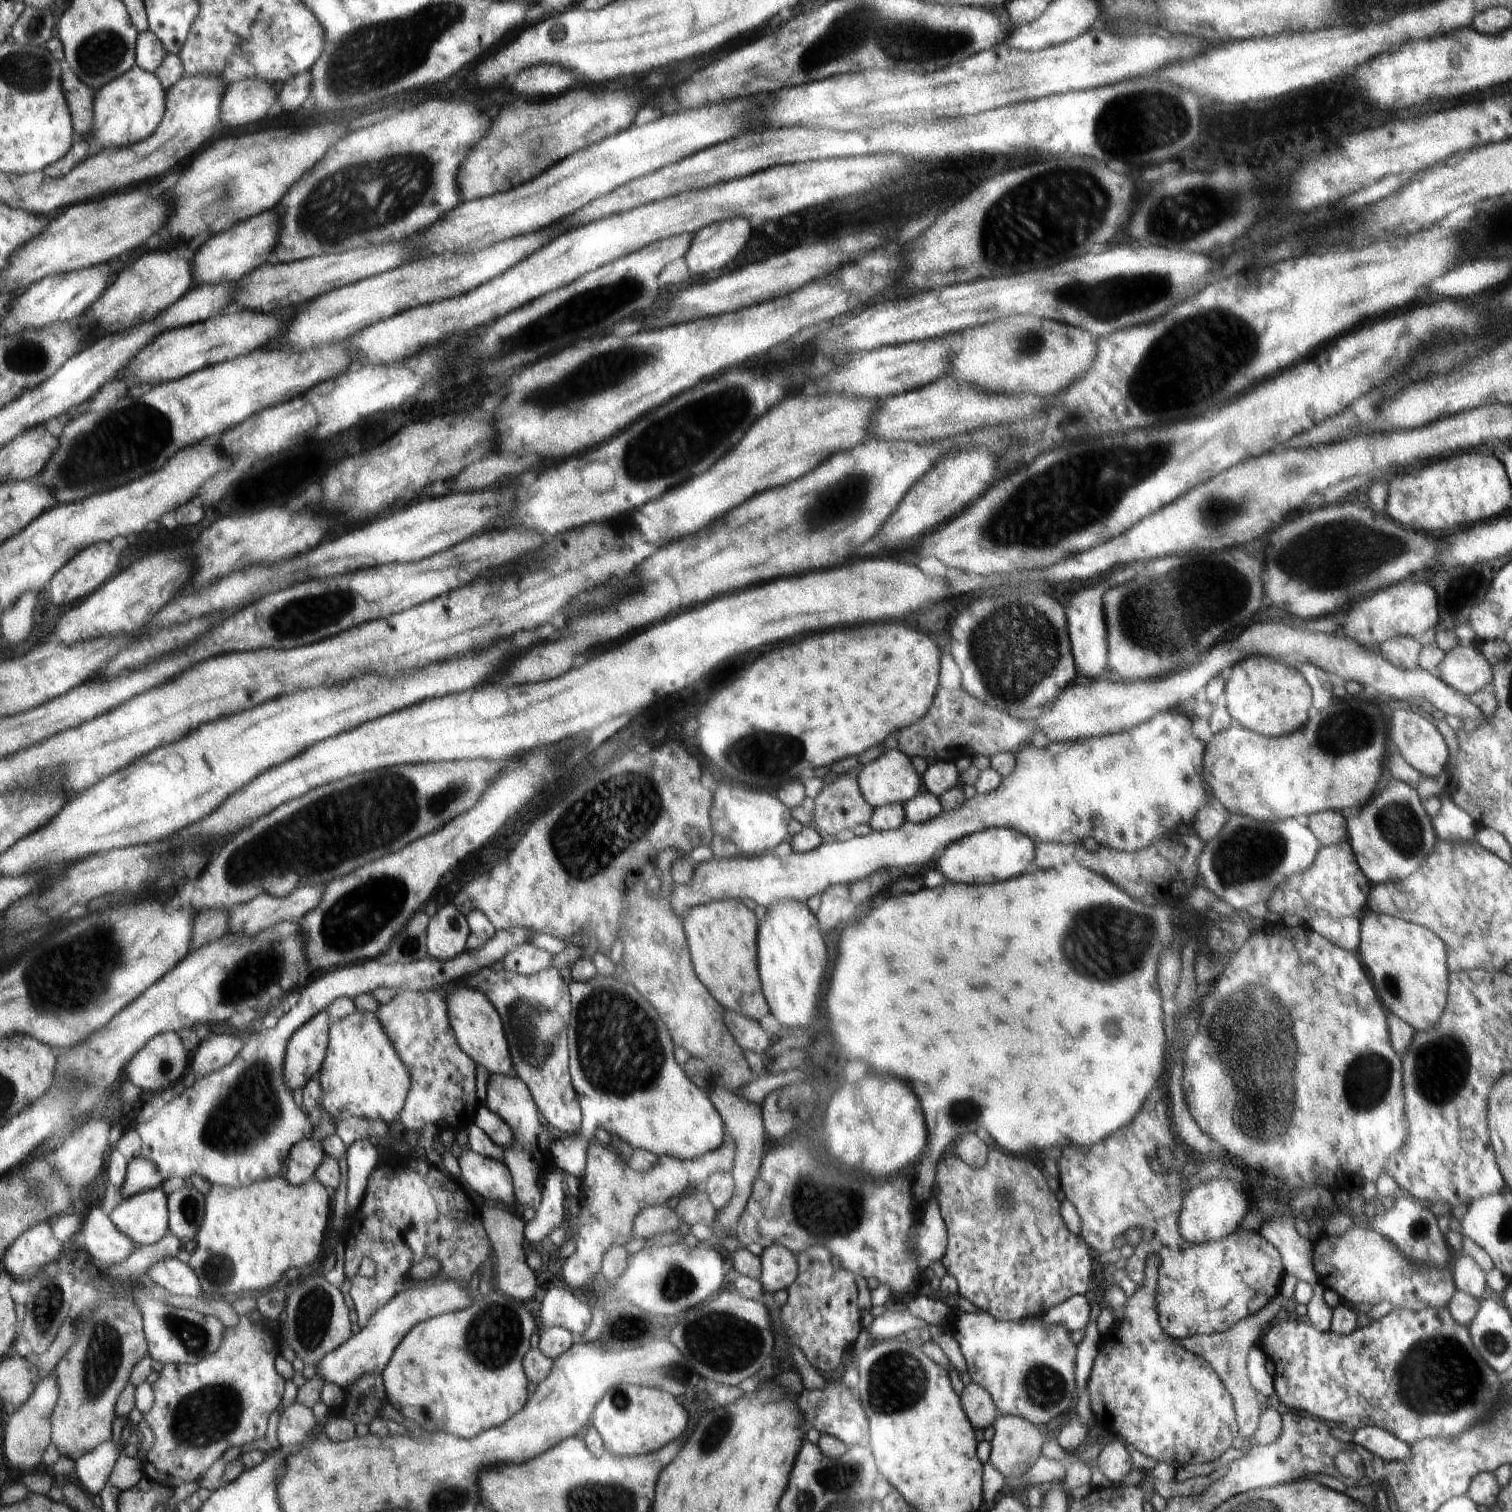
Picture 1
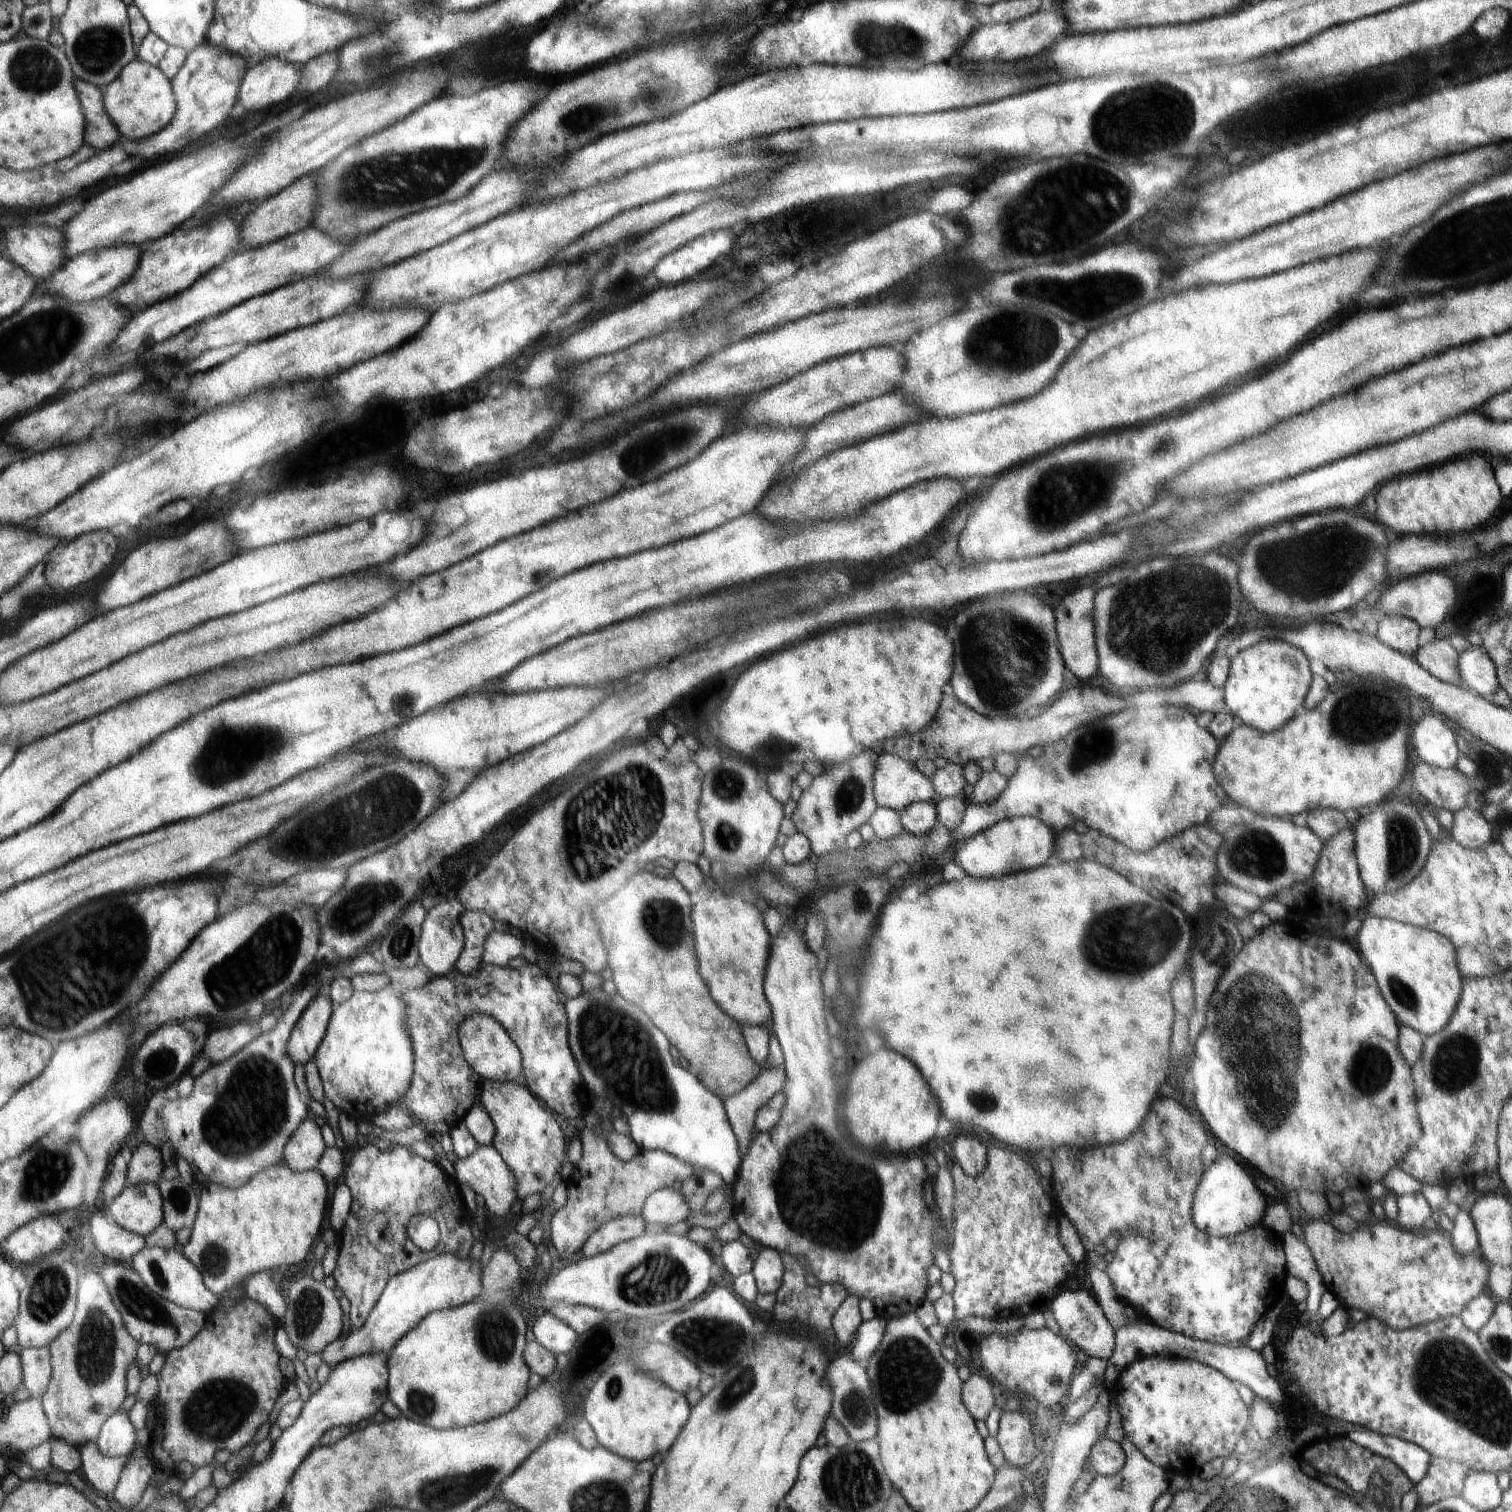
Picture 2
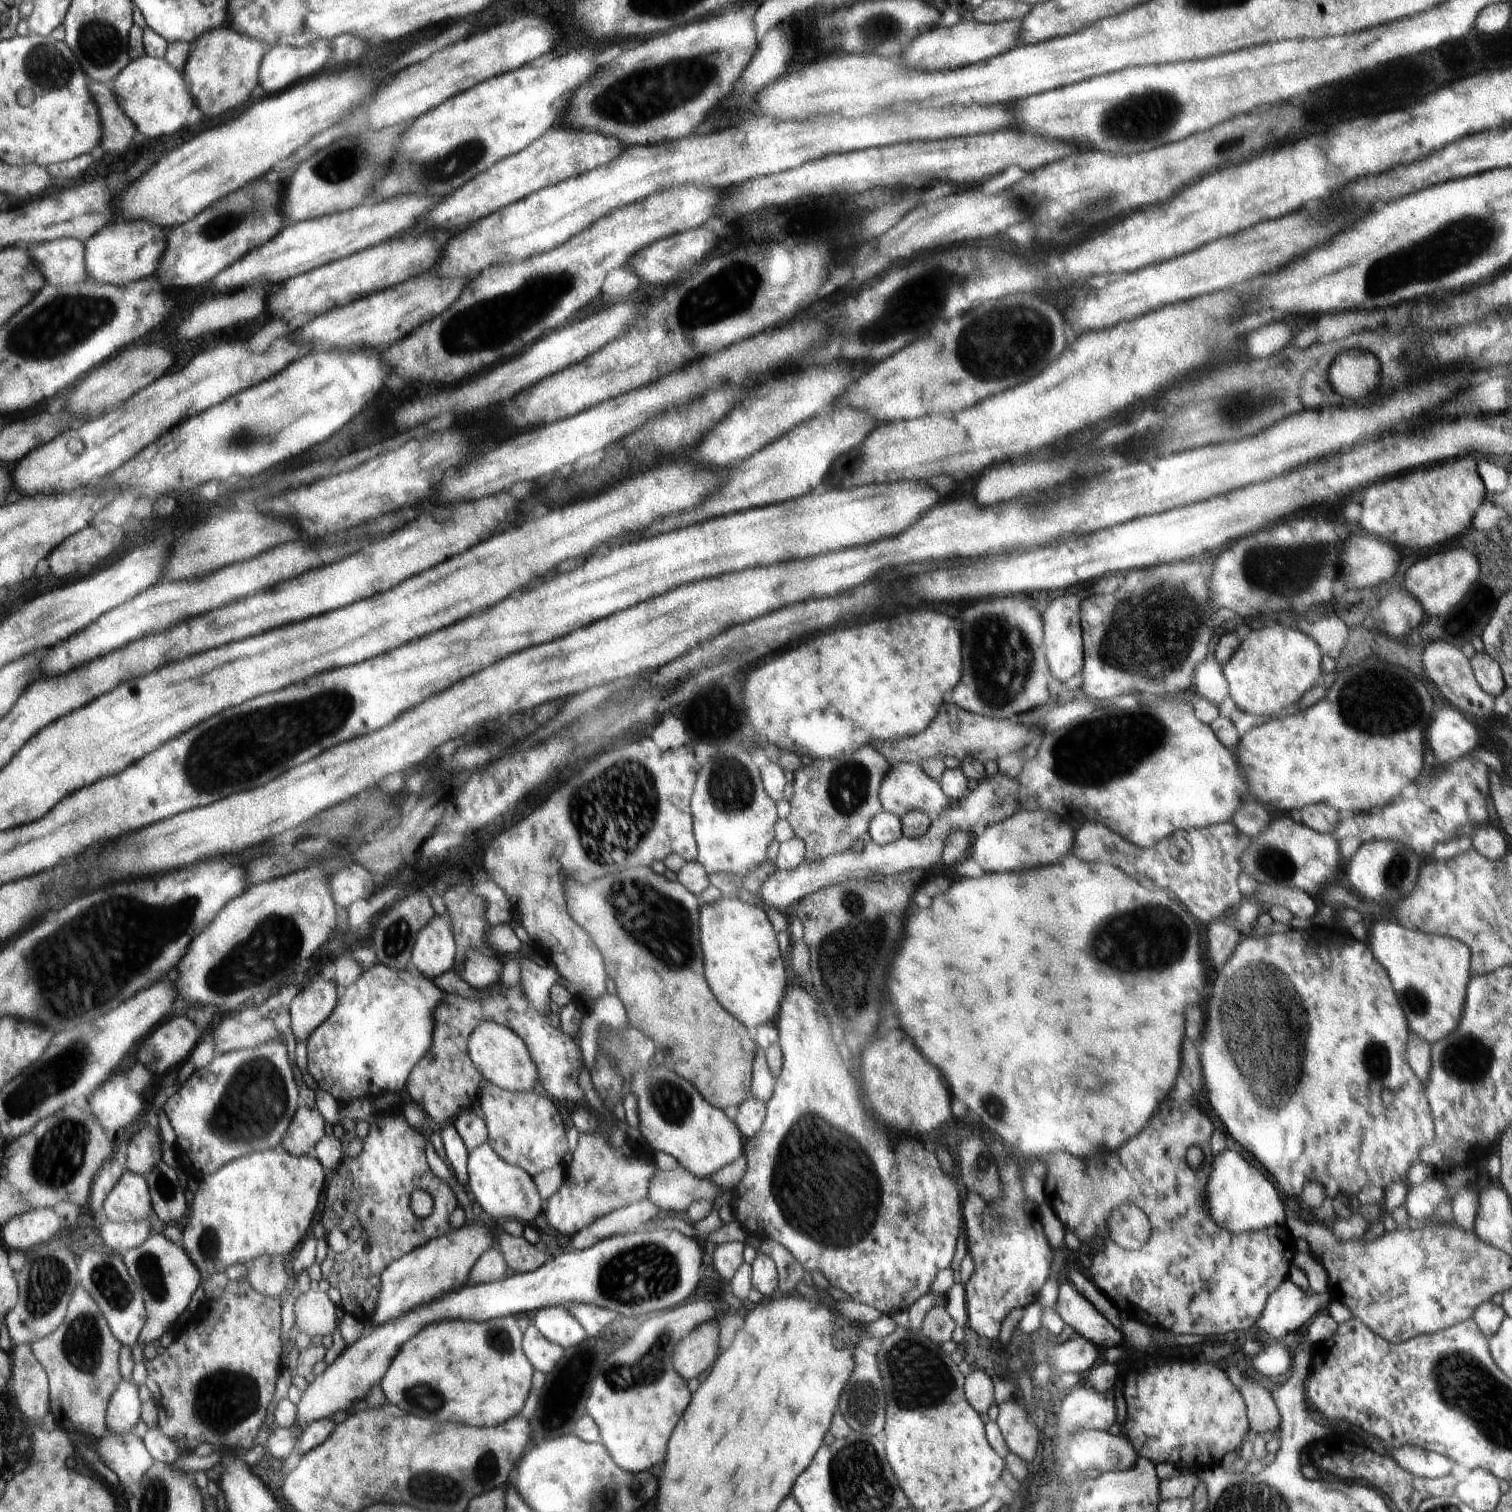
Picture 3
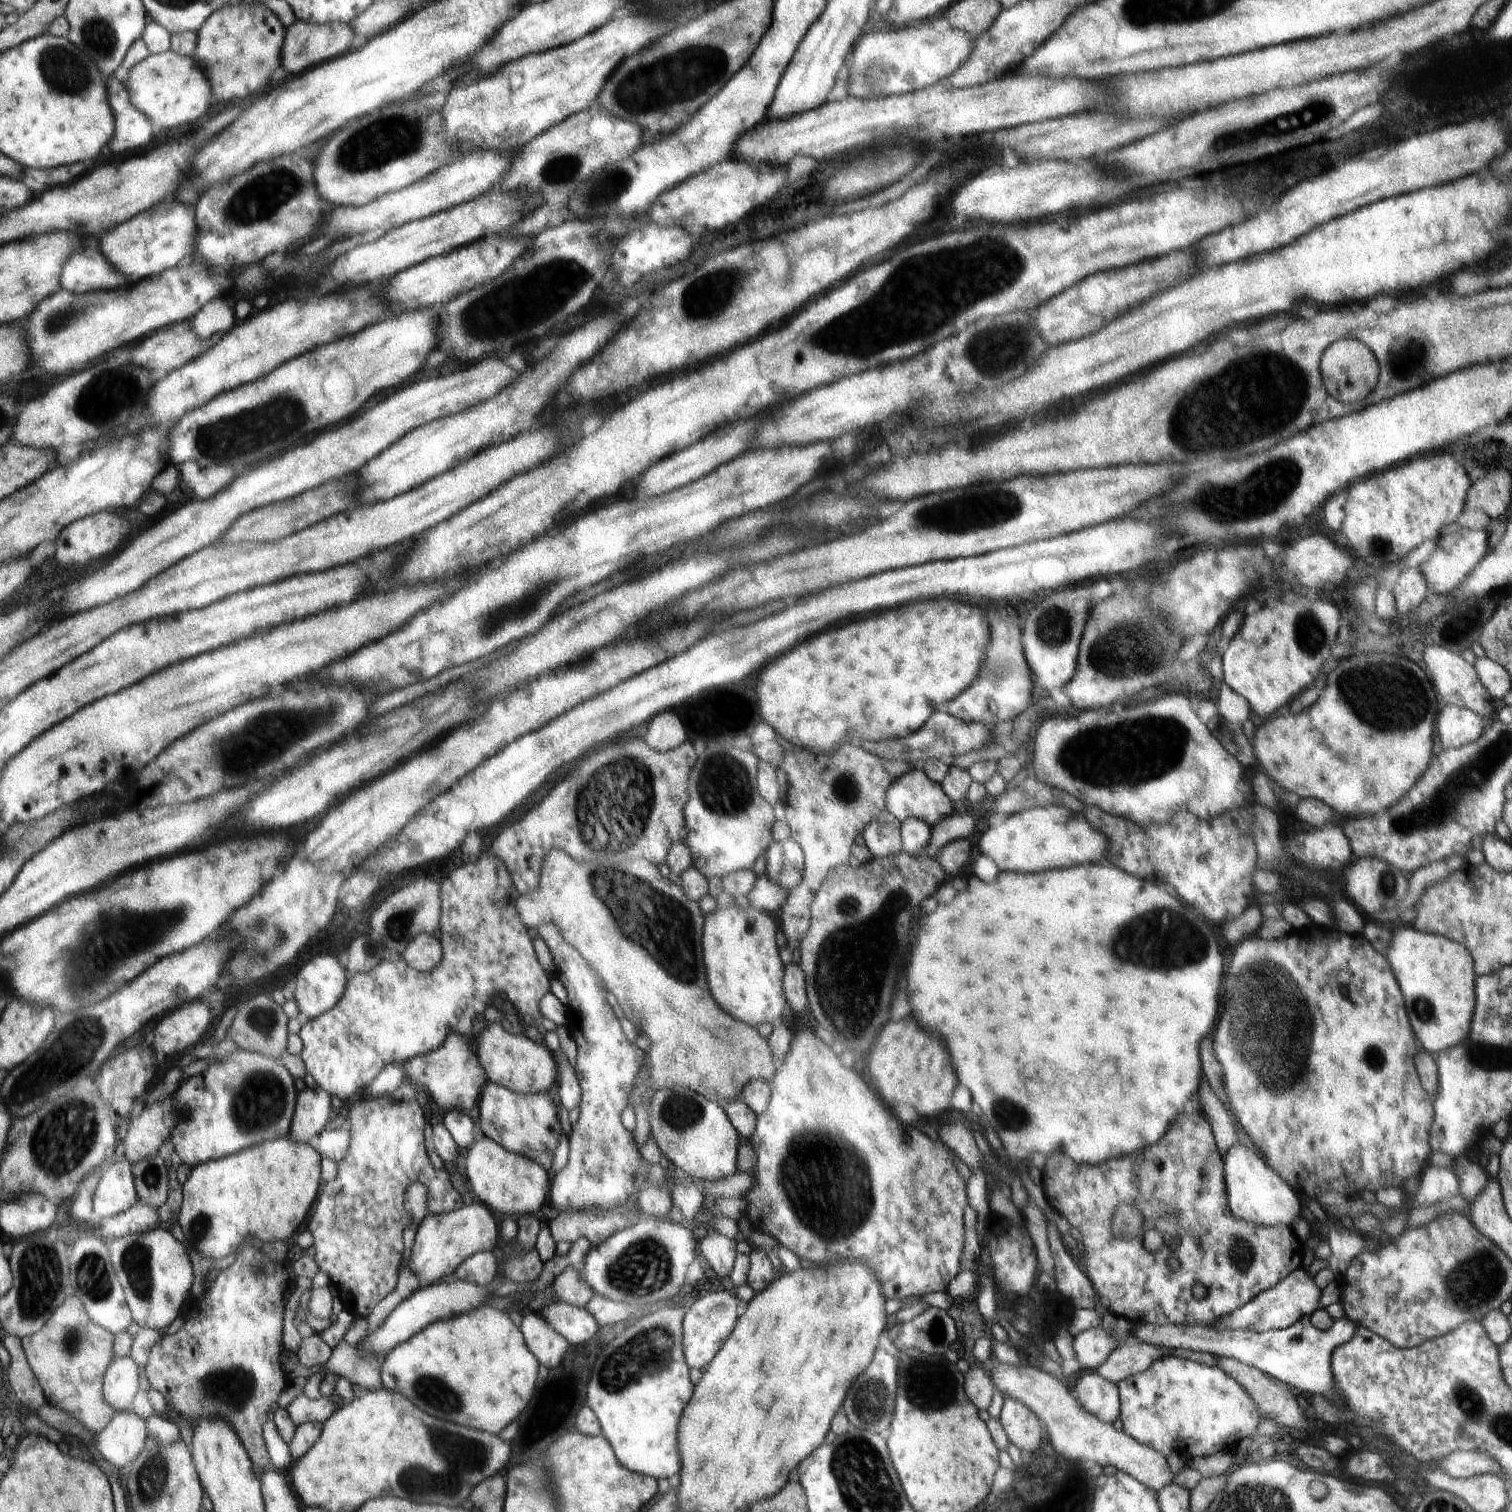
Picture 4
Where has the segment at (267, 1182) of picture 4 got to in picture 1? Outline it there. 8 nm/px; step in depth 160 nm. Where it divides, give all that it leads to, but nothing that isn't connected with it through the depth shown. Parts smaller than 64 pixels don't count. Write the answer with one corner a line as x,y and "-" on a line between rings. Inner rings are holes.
281,1174
274,1179
267,1179
262,1182
254,1182
252,1186
238,1186
236,1190
232,1186
213,1186
210,1193
210,1210
207,1213
202,1230
199,1232
198,1241
195,1253
191,1256
190,1266
199,1274
203,1290
206,1294
211,1294
214,1298
220,1298
224,1294
238,1294
244,1290
266,1290
272,1288
290,1268
306,1266
312,1264
318,1258
318,1252
322,1248
322,1240
324,1240
324,1232
326,1232
326,1224
328,1224
328,1214
330,1214
330,1198
322,1186
316,1179
305,1183
304,1185
292,1186
287,1183

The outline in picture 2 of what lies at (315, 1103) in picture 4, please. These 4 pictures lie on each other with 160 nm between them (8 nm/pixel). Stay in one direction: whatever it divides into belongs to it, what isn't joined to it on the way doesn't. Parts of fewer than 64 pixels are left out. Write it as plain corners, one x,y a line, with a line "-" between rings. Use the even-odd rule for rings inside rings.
304,1121
296,1132
292,1133
291,1138
287,1142
284,1150
284,1162
296,1172
318,1171
319,1162
323,1158
323,1154
327,1150
324,1142
321,1128
314,1121

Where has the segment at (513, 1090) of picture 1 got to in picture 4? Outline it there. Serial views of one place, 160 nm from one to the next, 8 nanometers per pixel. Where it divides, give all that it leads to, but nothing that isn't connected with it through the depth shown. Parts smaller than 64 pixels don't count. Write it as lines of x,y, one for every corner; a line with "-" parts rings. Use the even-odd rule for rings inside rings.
488,1083
483,1090
483,1097
480,1098
478,1111
484,1136
506,1150
540,1163
547,1171
552,1170
554,1150
560,1140
560,1122
556,1116
556,1106
548,1092
521,1095
499,1083

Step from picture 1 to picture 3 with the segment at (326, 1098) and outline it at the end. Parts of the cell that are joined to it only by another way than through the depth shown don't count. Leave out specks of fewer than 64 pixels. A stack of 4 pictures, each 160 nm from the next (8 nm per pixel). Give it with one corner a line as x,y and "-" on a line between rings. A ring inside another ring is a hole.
378,962
374,968
363,970
350,986
341,989
334,1012
306,1042
307,1072
316,1080
320,1089
337,1100
340,1108
363,1097
402,1092
407,1086
410,1072
430,1052
435,1006
440,1004
444,995
446,993
411,965
398,970

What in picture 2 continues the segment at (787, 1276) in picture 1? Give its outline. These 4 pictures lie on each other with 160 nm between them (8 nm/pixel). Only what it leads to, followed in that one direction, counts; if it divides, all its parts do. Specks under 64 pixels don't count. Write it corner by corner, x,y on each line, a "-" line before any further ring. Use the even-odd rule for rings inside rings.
768,1247
762,1248
752,1270
758,1294
774,1294
782,1284
784,1271
781,1253

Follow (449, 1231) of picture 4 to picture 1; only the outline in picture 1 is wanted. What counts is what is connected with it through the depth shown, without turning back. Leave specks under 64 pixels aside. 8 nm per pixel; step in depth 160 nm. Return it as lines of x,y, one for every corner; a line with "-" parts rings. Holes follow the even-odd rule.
448,1280
441,1285
421,1283
414,1289
403,1291
387,1305
384,1305
372,1316
368,1326
361,1330
358,1329
355,1337
350,1338
338,1349
328,1353
319,1362
317,1370
322,1380
332,1382
332,1384
336,1384
341,1390
344,1390
357,1379
362,1379
364,1375
370,1373
381,1375
394,1356
400,1342
416,1325
443,1314
467,1309
474,1304
479,1294
474,1297
474,1295
468,1294
468,1288
464,1289
456,1281

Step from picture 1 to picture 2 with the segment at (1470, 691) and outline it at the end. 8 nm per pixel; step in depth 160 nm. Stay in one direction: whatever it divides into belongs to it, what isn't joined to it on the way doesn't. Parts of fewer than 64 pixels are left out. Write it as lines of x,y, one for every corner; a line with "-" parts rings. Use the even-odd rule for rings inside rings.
1470,647
1459,652
1457,658
1457,671
1460,680
1474,688
1476,692
1488,700
1499,687
1496,667
1482,647

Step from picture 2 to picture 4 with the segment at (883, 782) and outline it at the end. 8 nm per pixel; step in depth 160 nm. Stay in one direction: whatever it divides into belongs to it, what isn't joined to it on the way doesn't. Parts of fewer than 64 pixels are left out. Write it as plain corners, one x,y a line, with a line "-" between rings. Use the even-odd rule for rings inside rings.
922,767
910,769
904,776
896,776
886,794
887,811
890,811
900,822
909,816
925,820
931,827
944,817
952,814
951,797
943,786
927,777

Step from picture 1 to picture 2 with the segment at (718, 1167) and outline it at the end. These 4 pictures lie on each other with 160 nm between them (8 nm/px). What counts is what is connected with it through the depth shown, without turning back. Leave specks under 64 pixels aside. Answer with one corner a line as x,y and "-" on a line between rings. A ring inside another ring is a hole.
585,1132
582,1139
583,1156
578,1164
580,1178
576,1174
576,1182
569,1181
568,1201
566,1205
556,1211
552,1218
551,1234
552,1244
556,1247
560,1258
582,1252
582,1246
608,1220
618,1217
640,1215
643,1212
647,1198
658,1189
672,1188
674,1182
684,1182
693,1176
694,1167
687,1162
664,1150
640,1150
628,1162
620,1160
612,1151
608,1150
605,1141
600,1137

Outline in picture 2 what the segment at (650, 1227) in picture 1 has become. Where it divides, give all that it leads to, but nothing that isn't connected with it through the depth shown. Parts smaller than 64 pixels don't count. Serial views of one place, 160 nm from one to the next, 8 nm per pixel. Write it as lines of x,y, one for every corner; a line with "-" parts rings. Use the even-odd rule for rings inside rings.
663,1188
647,1198
641,1217
645,1222
668,1226
688,1219
691,1214
681,1192
675,1192
672,1188

